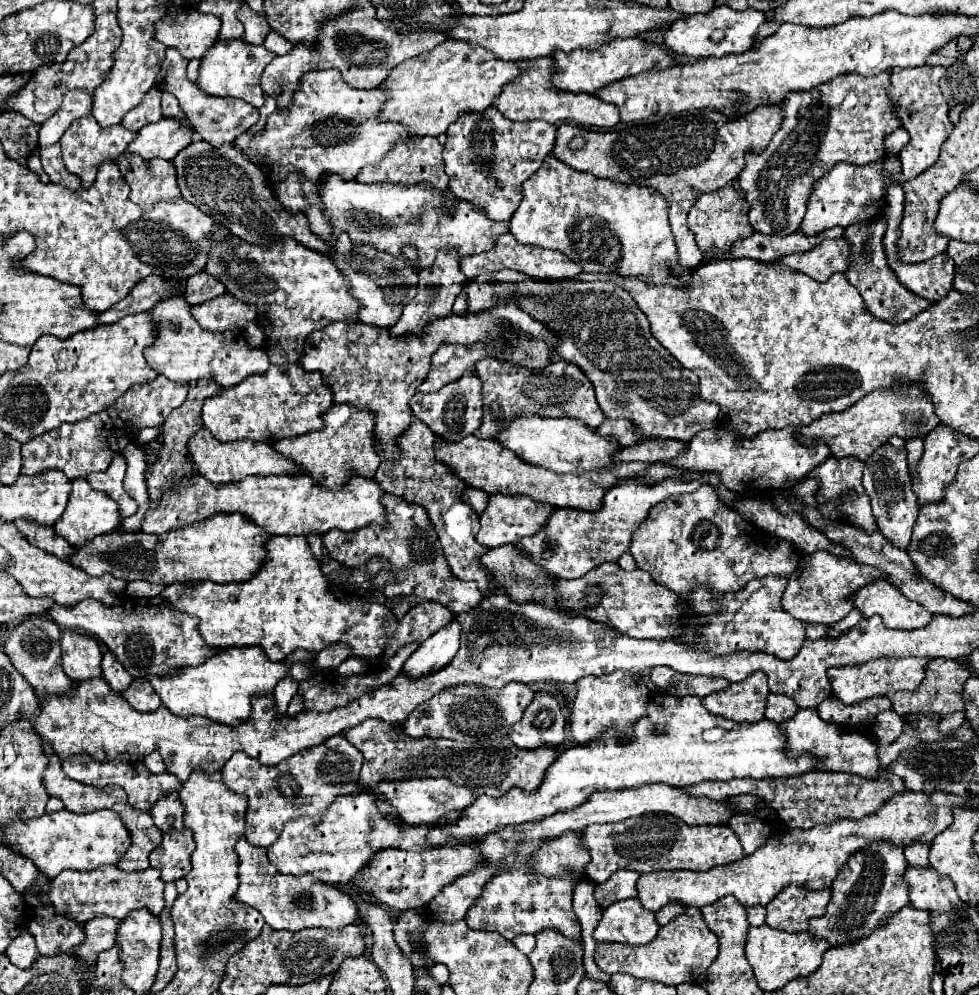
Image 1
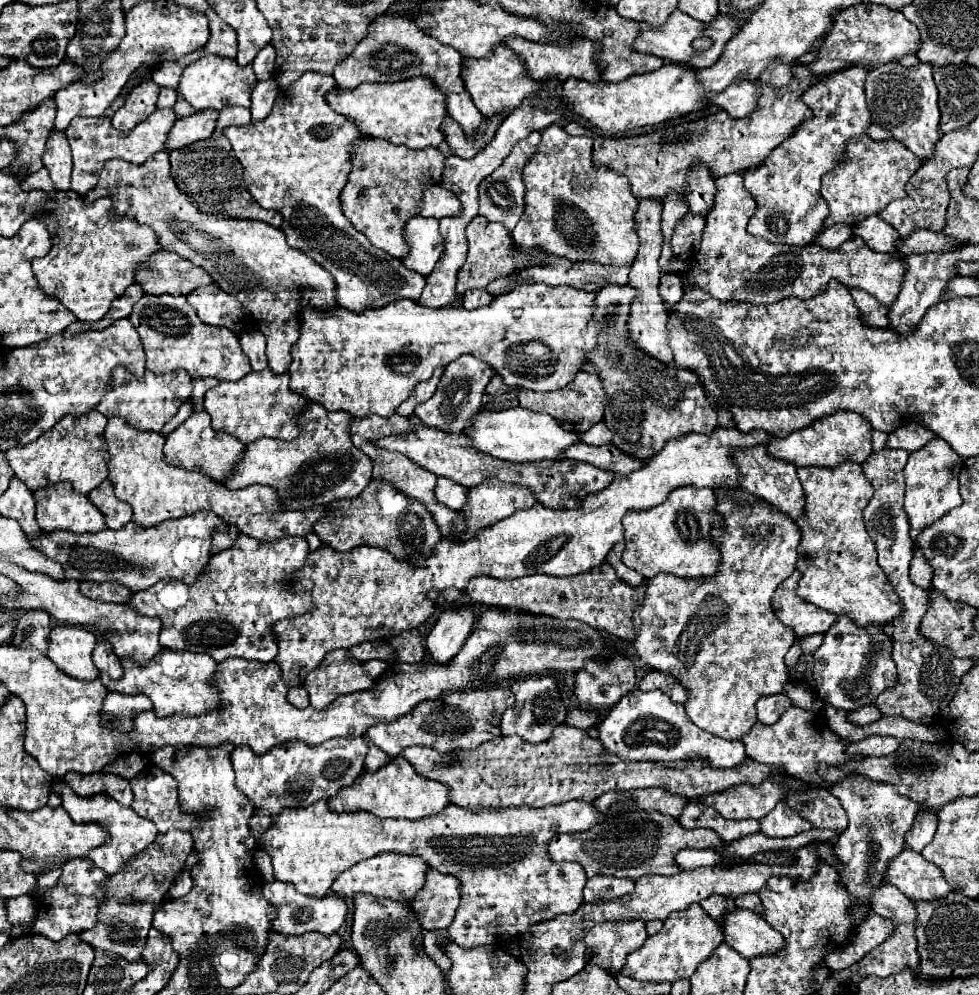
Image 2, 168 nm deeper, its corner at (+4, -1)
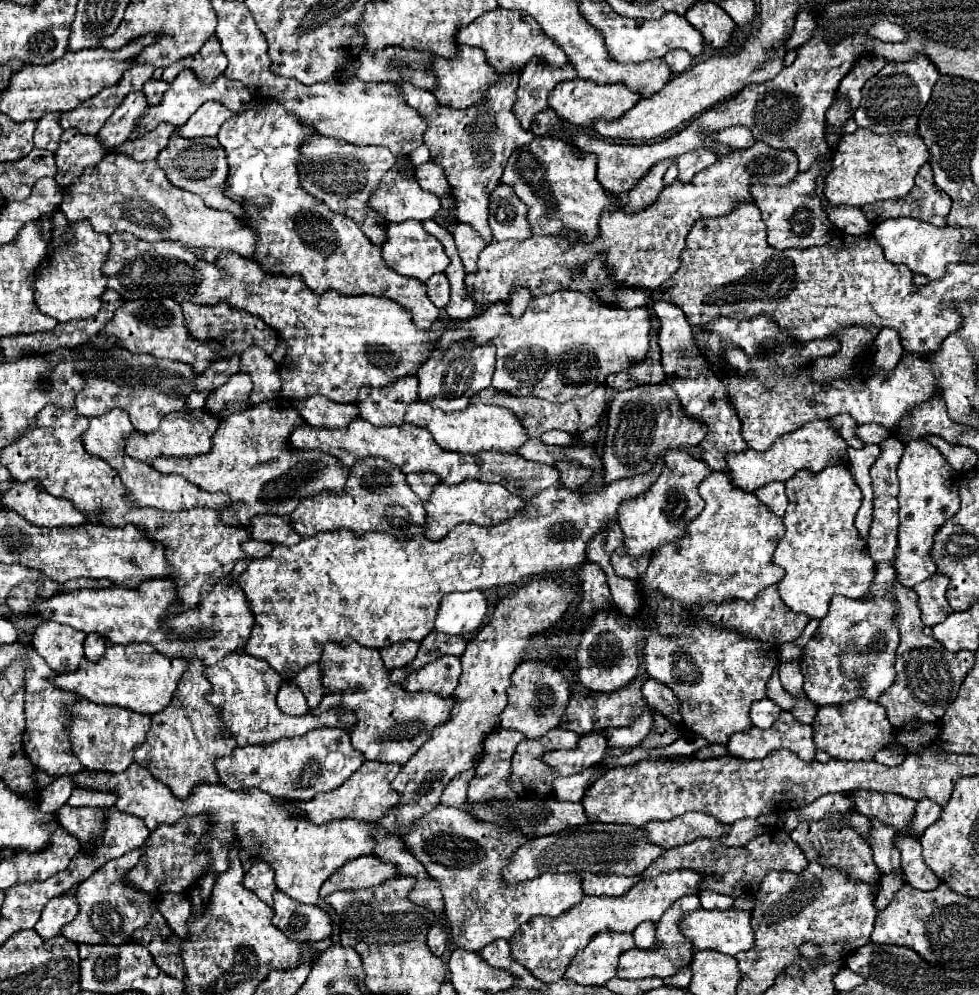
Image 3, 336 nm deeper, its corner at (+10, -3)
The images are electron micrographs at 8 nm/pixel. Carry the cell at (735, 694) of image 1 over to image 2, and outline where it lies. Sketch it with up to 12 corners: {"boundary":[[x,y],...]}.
{"boundary":[[719,499],[715,577],[647,579],[633,647],[735,741],[781,693],[801,531]]}

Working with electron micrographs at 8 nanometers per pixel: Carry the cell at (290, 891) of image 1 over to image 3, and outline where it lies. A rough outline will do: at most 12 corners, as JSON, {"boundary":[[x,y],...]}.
{"boundary":[[273,893],[273,925],[293,941],[321,941],[333,919],[319,905]]}

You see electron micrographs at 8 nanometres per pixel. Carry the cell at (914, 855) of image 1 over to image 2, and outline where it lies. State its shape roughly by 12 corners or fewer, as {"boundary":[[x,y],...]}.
{"boundary":[[937,811],[917,813],[905,845],[921,853],[937,831]]}

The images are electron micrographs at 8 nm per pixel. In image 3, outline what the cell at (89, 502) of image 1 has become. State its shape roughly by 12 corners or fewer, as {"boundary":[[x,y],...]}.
{"boundary":[[13,481],[7,509],[37,527],[77,527],[87,517],[39,481]]}

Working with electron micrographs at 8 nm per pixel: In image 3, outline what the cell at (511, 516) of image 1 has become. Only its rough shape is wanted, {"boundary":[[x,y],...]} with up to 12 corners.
{"boundary":[[439,483],[425,503],[427,537],[461,523],[497,525],[525,507],[503,485]]}

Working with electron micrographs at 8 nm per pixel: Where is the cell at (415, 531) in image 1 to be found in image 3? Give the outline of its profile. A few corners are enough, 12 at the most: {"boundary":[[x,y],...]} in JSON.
{"boundary":[[375,457],[351,467],[345,495],[307,497],[303,537],[345,527],[403,541],[425,535],[405,473]]}

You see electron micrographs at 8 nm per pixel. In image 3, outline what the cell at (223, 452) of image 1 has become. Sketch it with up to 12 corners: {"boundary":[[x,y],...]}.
{"boundary":[[207,411],[165,415],[153,433],[135,431],[127,455],[197,457],[213,447],[219,421]]}

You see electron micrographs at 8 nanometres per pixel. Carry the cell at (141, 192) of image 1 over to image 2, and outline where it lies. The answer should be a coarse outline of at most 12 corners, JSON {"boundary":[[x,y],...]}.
{"boundary":[[169,155],[107,161],[83,199],[155,231],[251,311],[271,371],[299,339],[299,293],[331,273],[263,221],[209,215]]}

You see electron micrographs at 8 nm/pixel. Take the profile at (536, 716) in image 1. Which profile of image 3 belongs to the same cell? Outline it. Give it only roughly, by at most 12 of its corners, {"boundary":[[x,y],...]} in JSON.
{"boundary":[[523,661],[511,675],[499,727],[539,739],[559,727],[569,685]]}

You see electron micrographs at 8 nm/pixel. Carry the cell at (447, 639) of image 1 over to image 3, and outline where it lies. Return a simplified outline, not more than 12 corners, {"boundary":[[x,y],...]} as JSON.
{"boundary":[[481,591],[447,593],[435,631],[471,635],[487,601]]}

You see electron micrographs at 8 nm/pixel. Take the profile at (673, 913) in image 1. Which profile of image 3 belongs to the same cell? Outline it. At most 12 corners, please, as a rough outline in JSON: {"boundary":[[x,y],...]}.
{"boundary":[[641,923],[635,931],[639,949],[655,947],[655,923]]}

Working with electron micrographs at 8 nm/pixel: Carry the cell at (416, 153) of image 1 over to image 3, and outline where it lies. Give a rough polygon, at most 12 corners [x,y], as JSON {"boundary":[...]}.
{"boundary":[[313,135],[299,177],[373,245],[387,219],[369,207],[381,177],[409,155]]}

